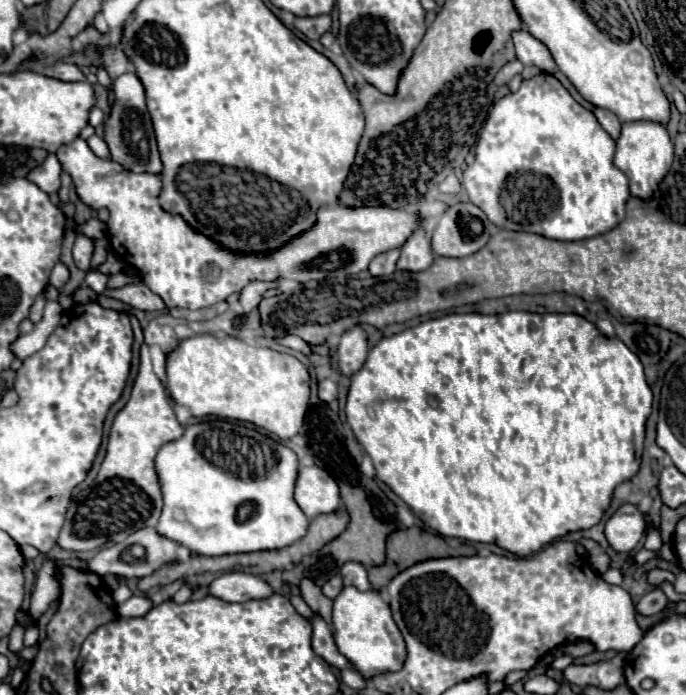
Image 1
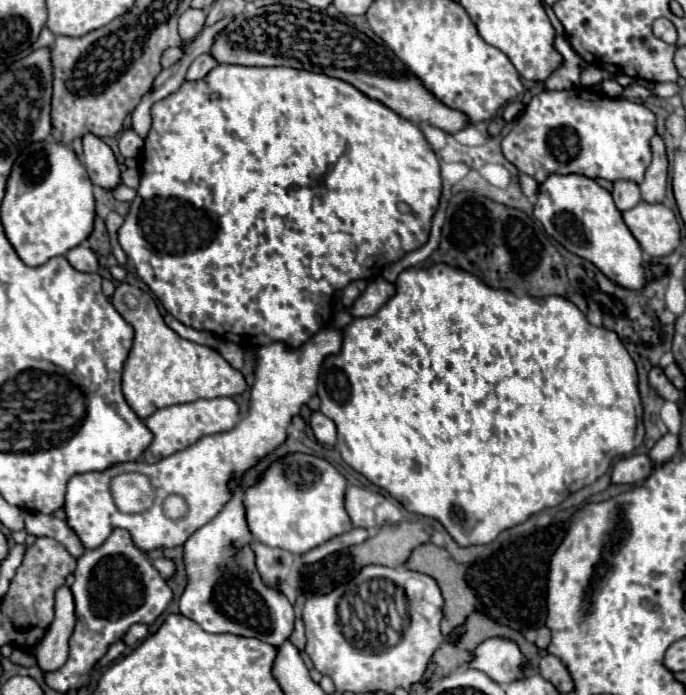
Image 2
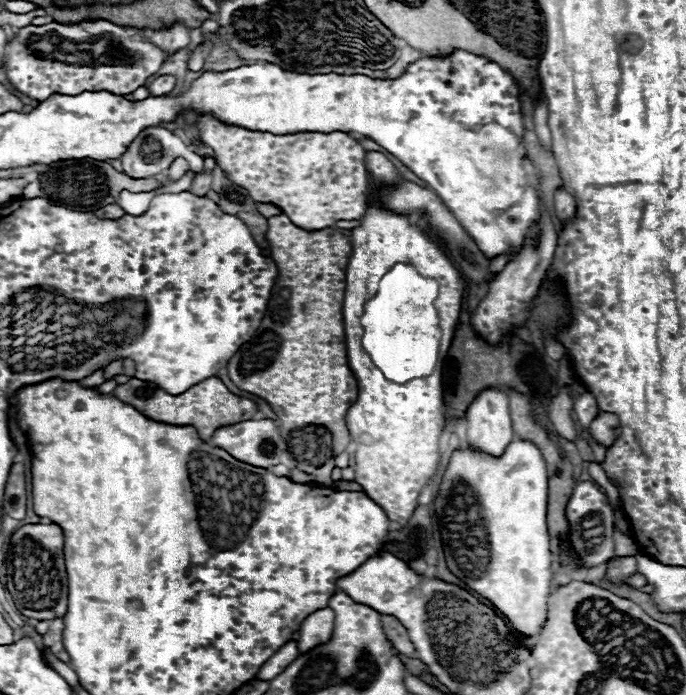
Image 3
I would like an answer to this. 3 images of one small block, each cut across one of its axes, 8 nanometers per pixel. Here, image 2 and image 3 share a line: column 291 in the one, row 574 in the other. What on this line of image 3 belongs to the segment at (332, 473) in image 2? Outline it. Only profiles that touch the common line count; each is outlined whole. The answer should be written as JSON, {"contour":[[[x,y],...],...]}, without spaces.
{"contour":[[[514,438],[500,458],[476,448],[454,450],[432,506],[450,572],[488,598],[524,636],[536,634],[546,622],[552,586],[547,500],[542,452],[532,442]]]}

